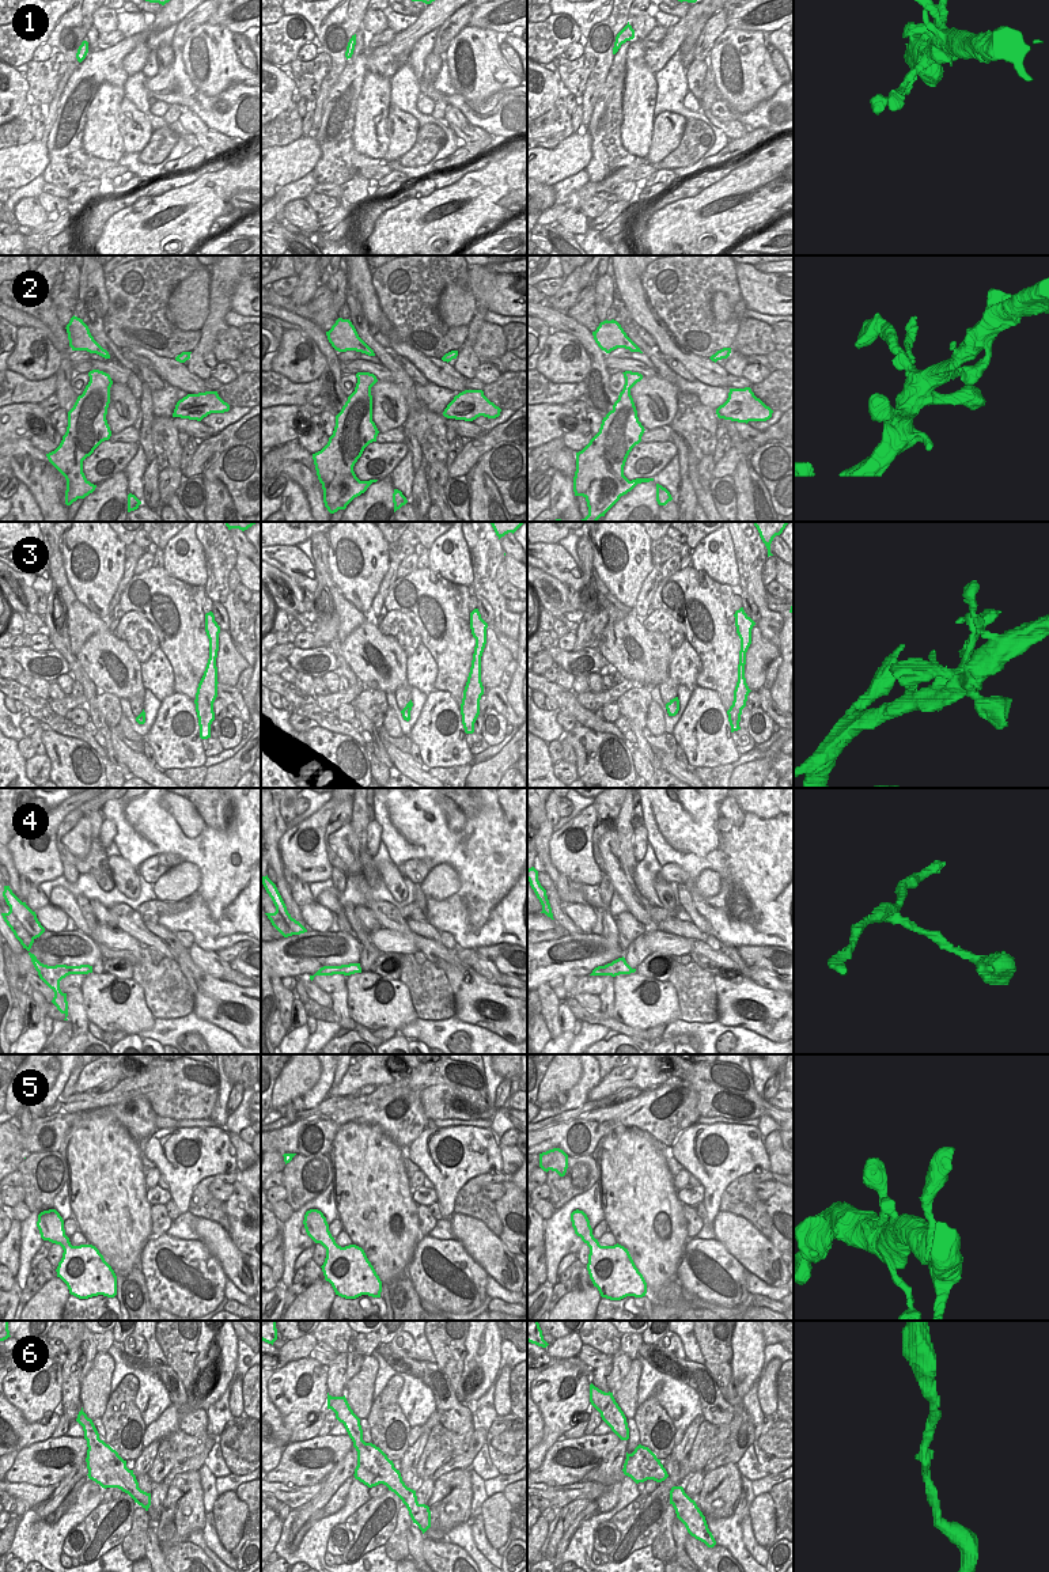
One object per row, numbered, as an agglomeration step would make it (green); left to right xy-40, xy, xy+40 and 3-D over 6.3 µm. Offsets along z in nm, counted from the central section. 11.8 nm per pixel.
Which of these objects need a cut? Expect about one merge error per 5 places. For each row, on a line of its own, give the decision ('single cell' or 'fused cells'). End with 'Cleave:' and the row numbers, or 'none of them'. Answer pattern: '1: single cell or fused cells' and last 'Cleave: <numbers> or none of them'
1: single cell
2: single cell
3: single cell
4: single cell
5: single cell
6: single cell
Cleave: none of them

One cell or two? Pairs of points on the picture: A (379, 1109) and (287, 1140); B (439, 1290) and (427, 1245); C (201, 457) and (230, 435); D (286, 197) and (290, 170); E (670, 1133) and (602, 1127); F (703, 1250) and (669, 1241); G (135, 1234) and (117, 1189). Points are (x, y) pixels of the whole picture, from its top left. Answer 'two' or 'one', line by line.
A: one
B: one
C: one
D: two
E: one
F: two
G: one

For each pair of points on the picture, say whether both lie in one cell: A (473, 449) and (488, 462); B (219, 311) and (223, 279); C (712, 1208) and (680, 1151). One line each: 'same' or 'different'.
A: different
B: same
C: same

